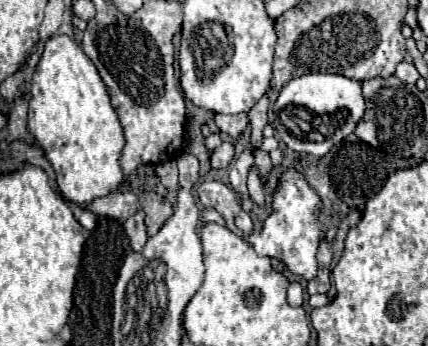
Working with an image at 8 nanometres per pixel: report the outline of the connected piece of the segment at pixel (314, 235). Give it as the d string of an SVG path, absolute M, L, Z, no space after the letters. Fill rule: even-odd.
M287 170L281 176L281 184L273 194L273 212L263 224L263 230L259 234L243 236L239 230L237 234L245 238L259 256L279 256L287 264L287 268L305 278L311 280L317 276L317 246L321 242L321 224L319 224L319 208L321 200L317 192L307 184L307 180L297 170Z

